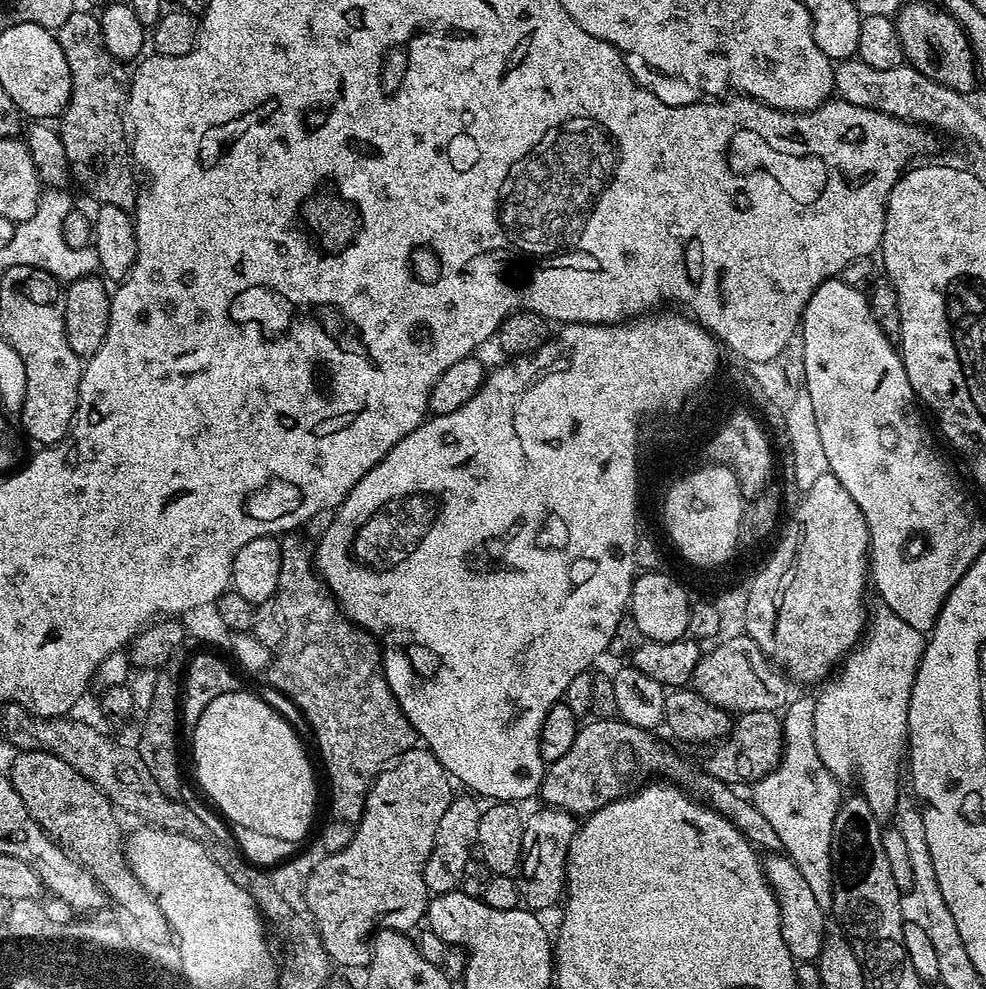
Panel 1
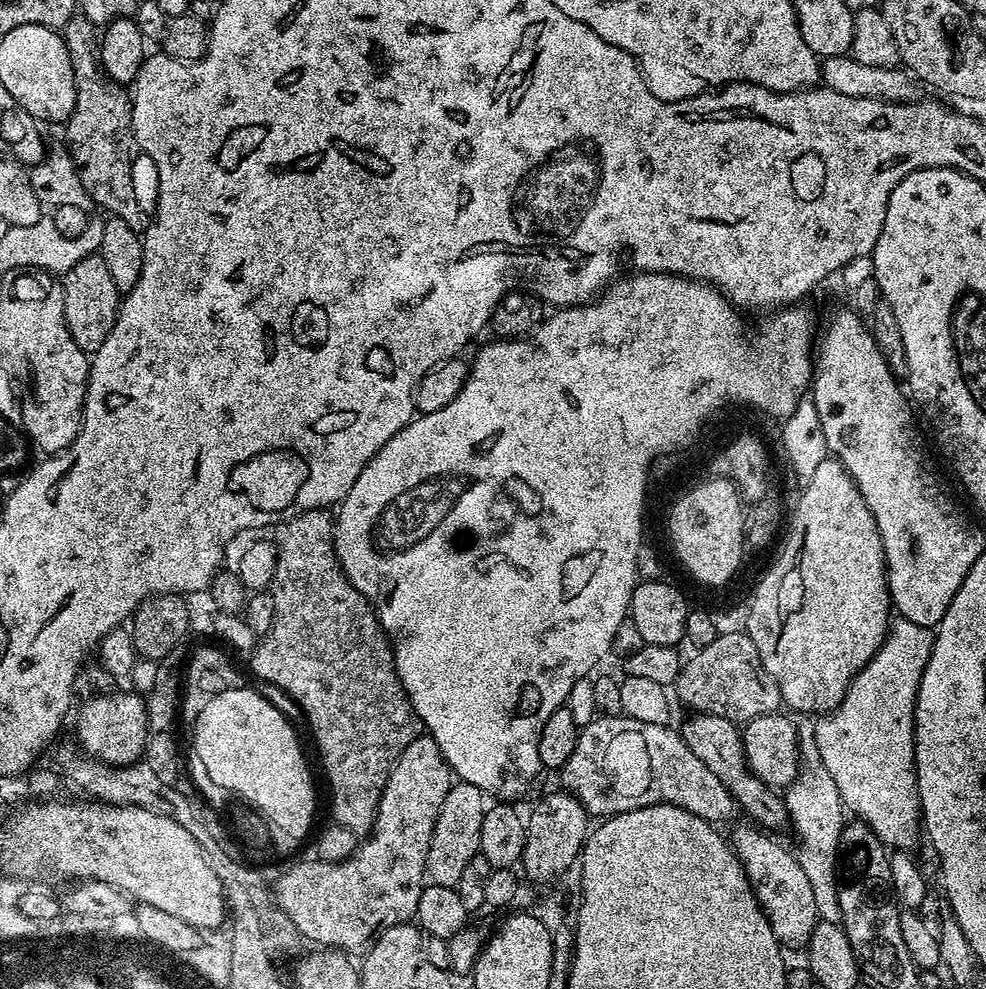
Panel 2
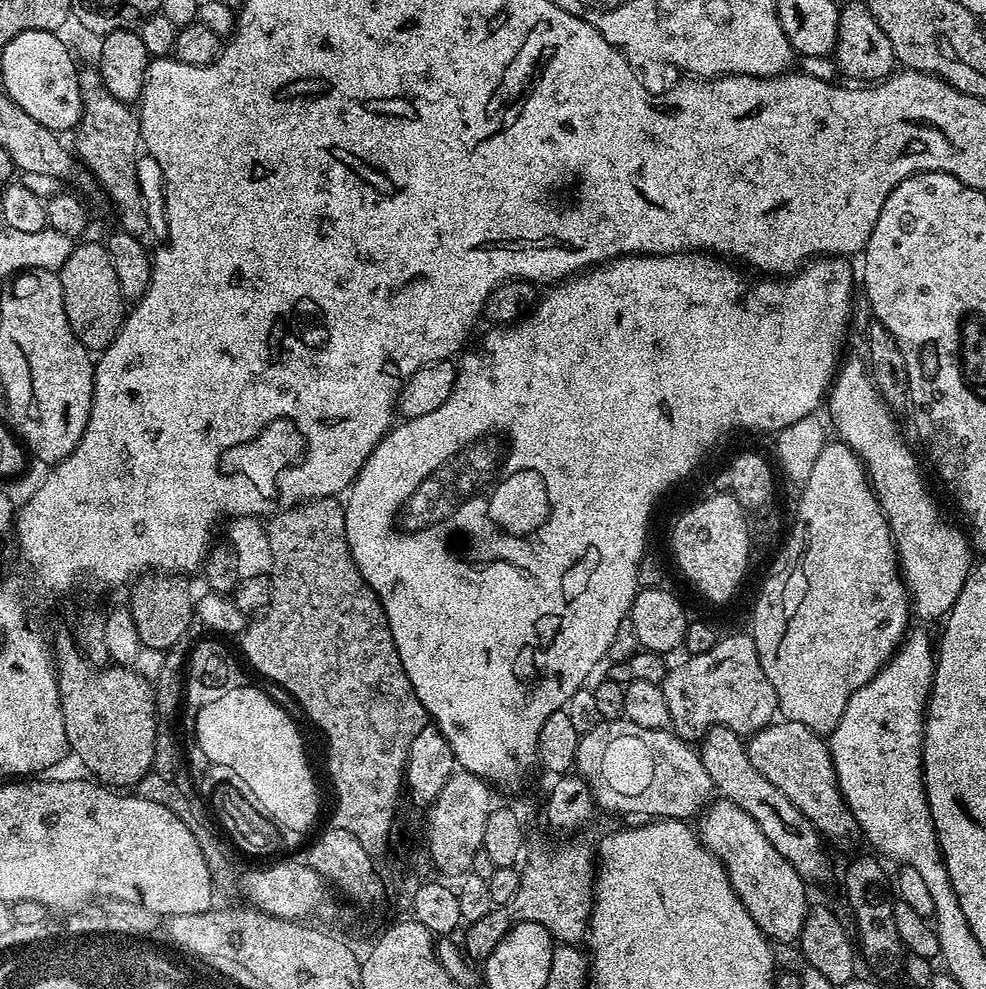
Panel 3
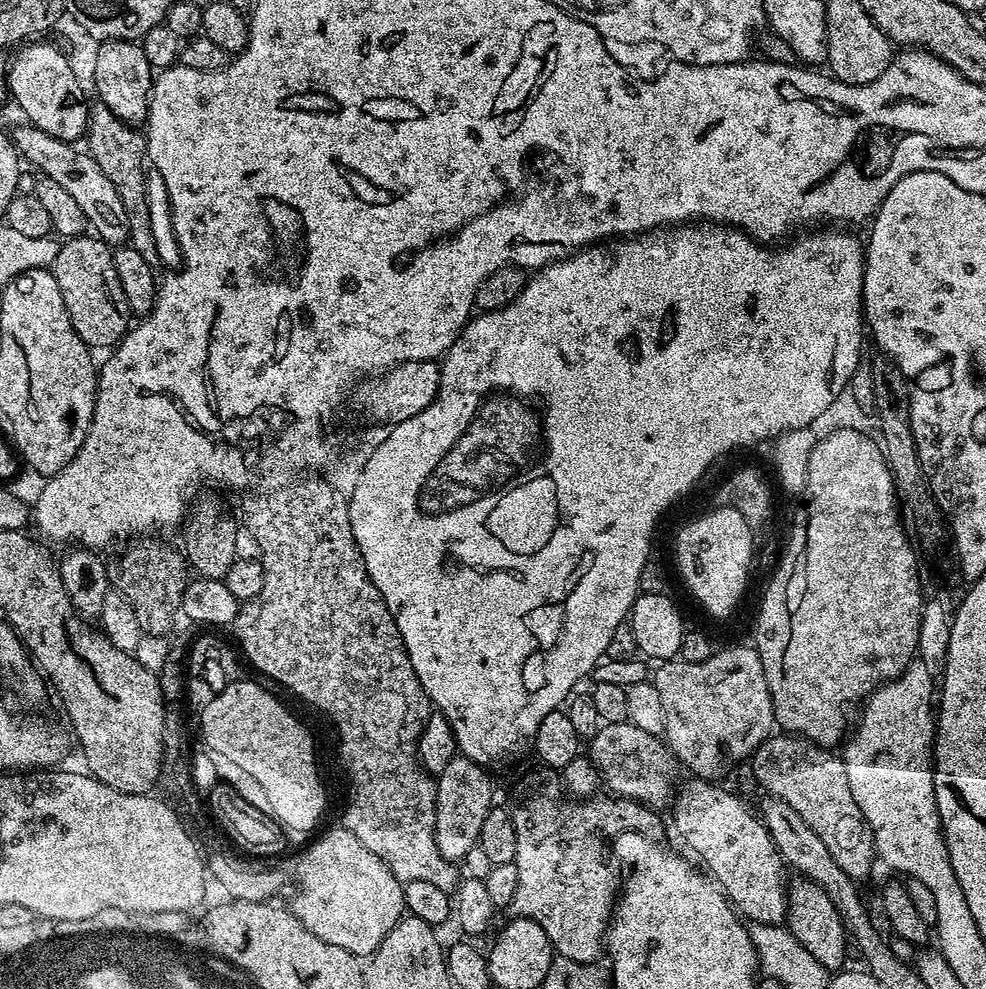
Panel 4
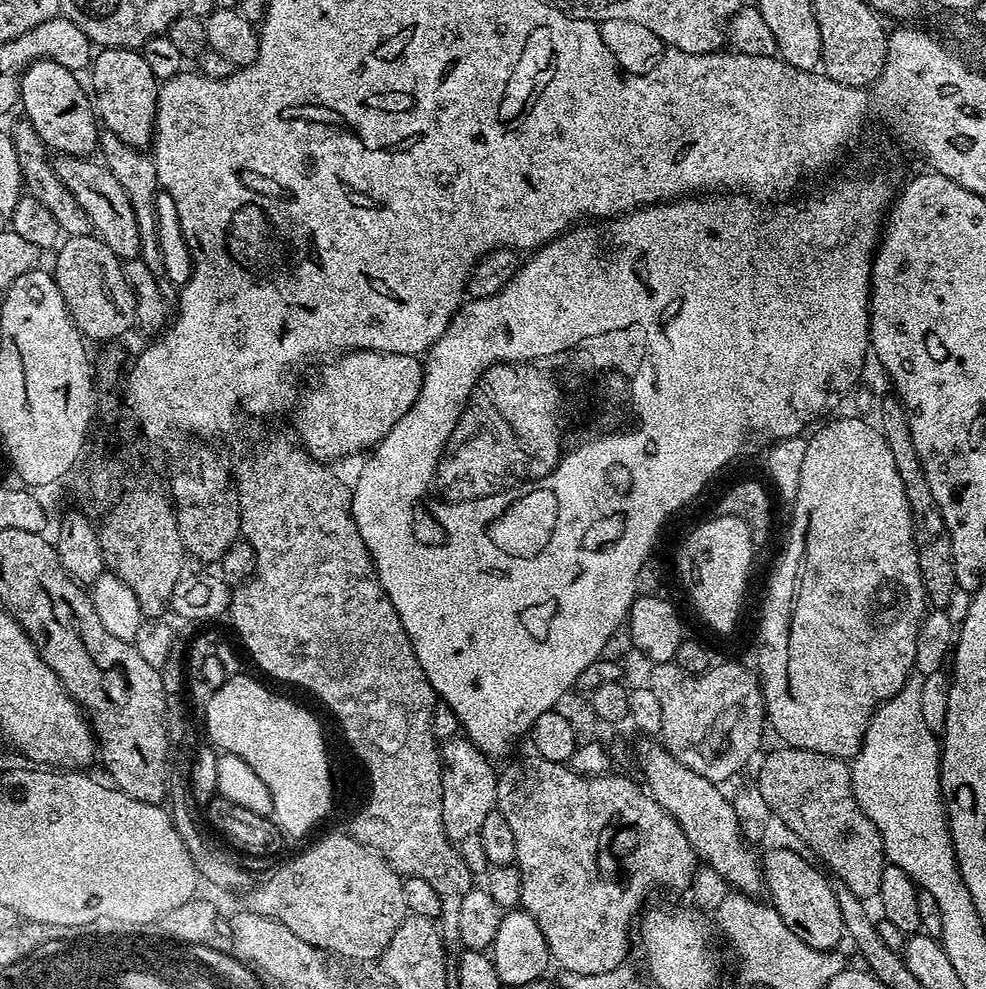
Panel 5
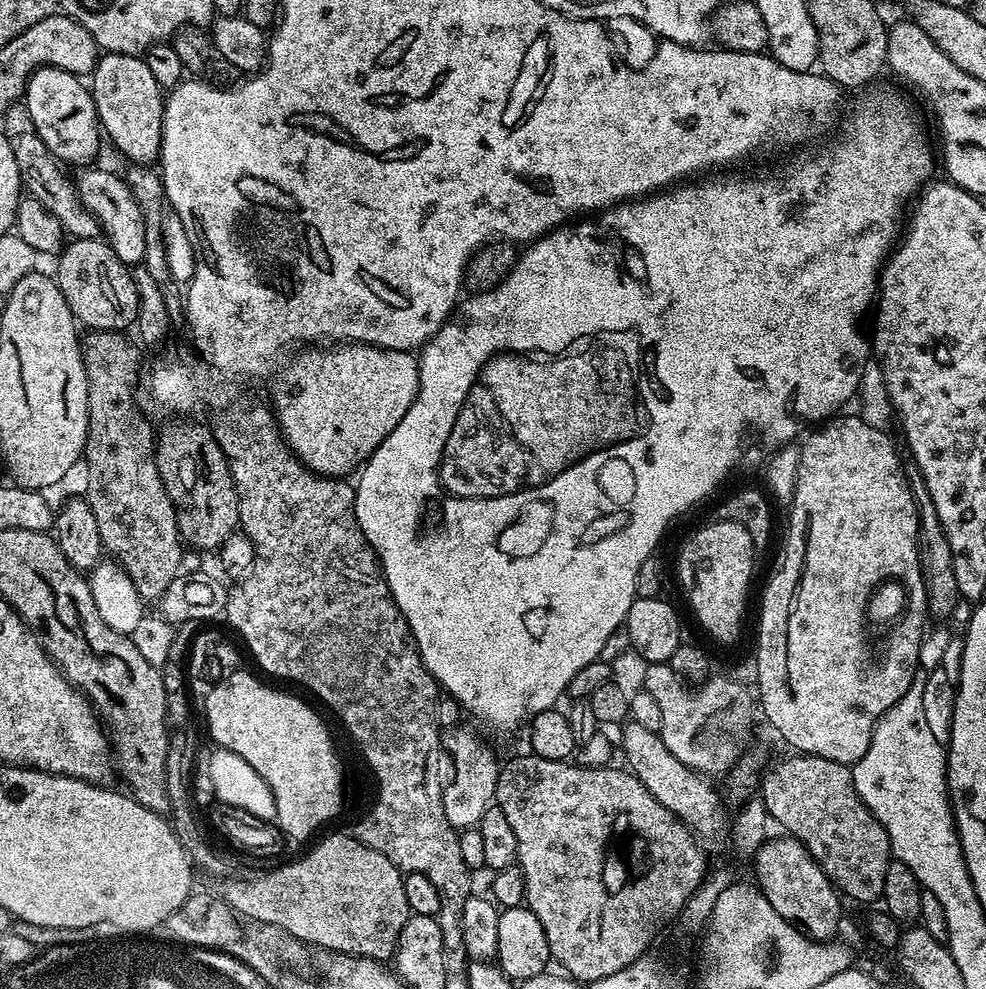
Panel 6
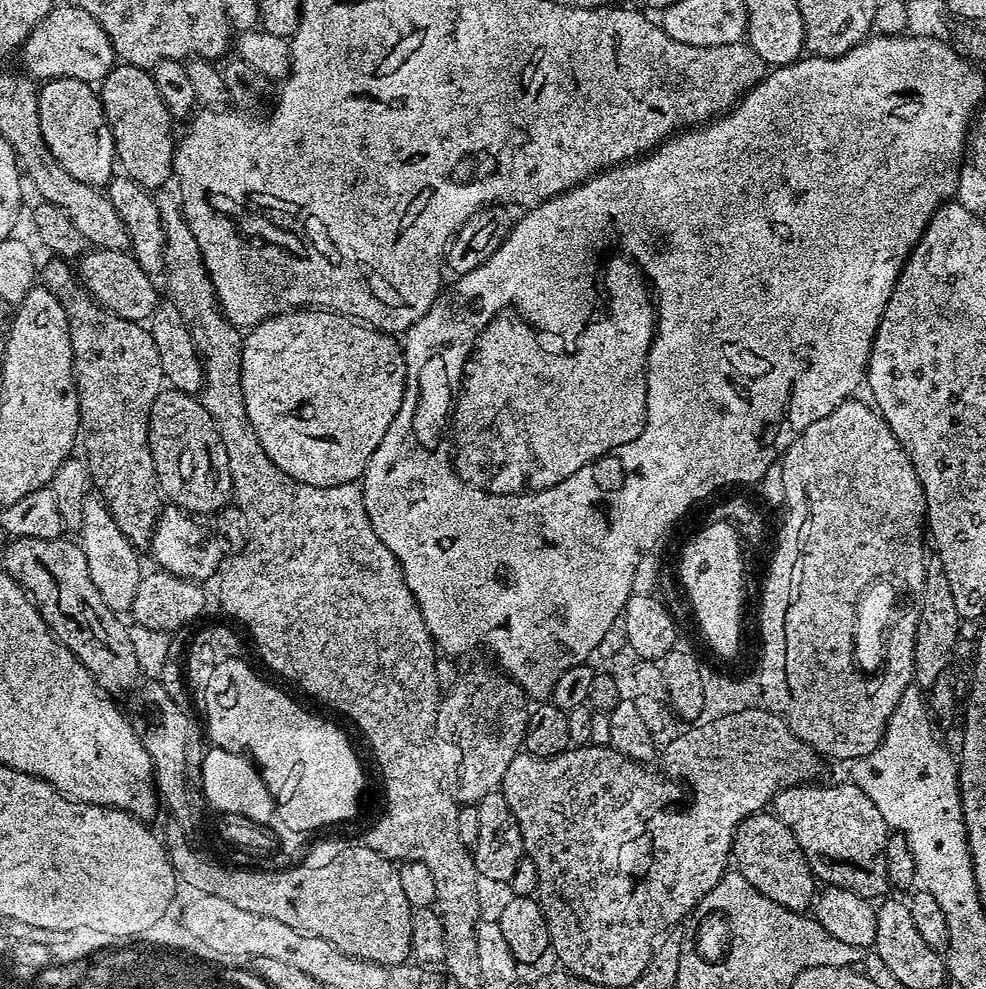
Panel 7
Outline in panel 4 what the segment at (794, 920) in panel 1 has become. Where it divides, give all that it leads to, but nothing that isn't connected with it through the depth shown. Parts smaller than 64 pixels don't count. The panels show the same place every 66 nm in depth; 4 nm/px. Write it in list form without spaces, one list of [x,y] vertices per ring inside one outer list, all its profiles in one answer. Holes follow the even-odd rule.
[[[699,778],[689,779],[689,783],[681,790],[680,796],[674,806],[674,826],[677,832],[680,834],[681,838],[686,842],[687,846],[704,862],[703,867],[709,872],[709,875],[715,880],[715,883],[719,886],[720,890],[724,893],[724,895],[729,899],[729,903],[732,904],[734,908],[745,918],[748,919],[751,923],[755,924],[771,924],[773,926],[781,925],[787,919],[788,913],[788,894],[787,894],[787,880],[785,878],[784,872],[786,873],[786,865],[784,861],[780,857],[780,853],[777,852],[776,846],[772,840],[772,836],[768,832],[768,828],[765,827],[763,821],[753,812],[753,814],[744,806],[743,802],[734,794],[728,792],[726,789],[716,786],[714,782],[702,780]]]

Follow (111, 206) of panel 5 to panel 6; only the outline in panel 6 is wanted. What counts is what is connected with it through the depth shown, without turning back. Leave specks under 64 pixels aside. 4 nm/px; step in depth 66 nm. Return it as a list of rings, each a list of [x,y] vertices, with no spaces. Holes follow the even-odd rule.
[[[89,167],[75,181],[76,191],[84,203],[96,213],[101,225],[106,229],[106,243],[118,254],[122,263],[136,266],[143,261],[147,250],[147,230],[144,228],[144,214],[139,202],[134,198],[132,187],[123,175],[115,176],[104,168]]]

